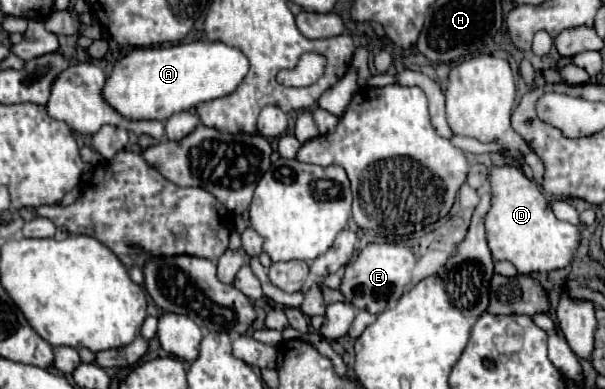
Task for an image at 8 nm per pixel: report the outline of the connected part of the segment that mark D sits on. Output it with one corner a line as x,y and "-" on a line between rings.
491,165
489,167
489,193
491,193
491,207
485,215
485,235
495,261
511,261
519,273
543,273
553,269
563,269
571,263
573,253
579,245
581,233
567,221
559,221
553,215
551,201
541,193
535,181
527,179
519,167
511,165

